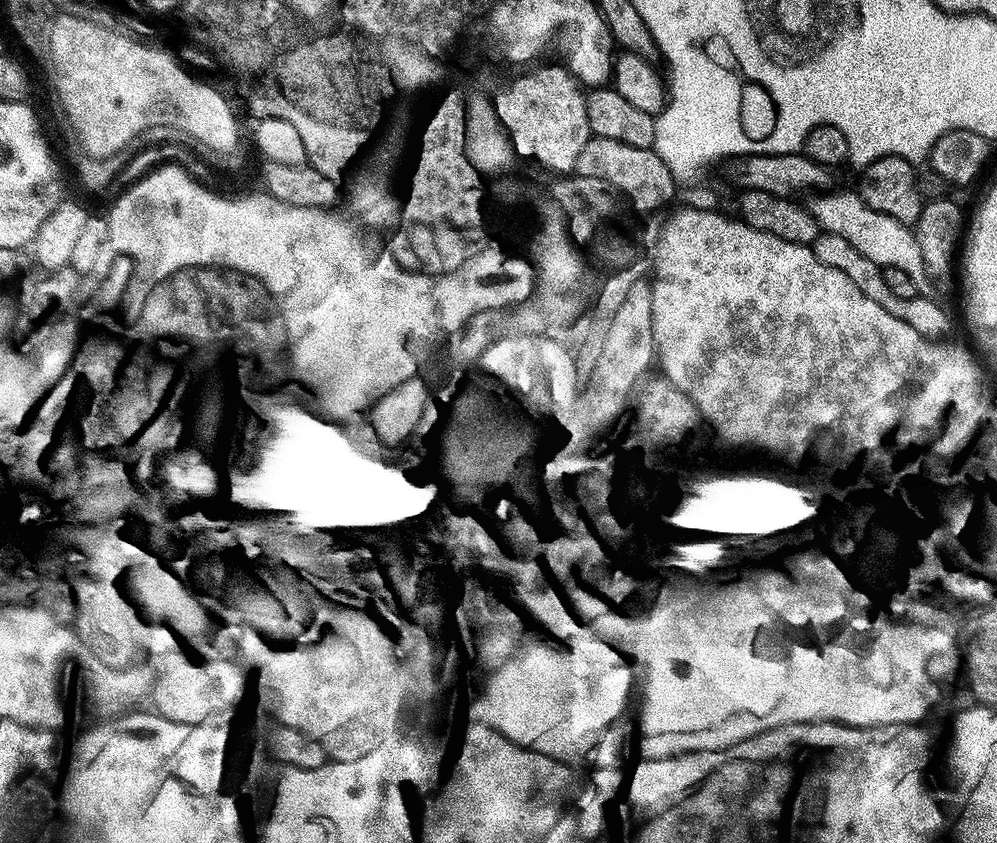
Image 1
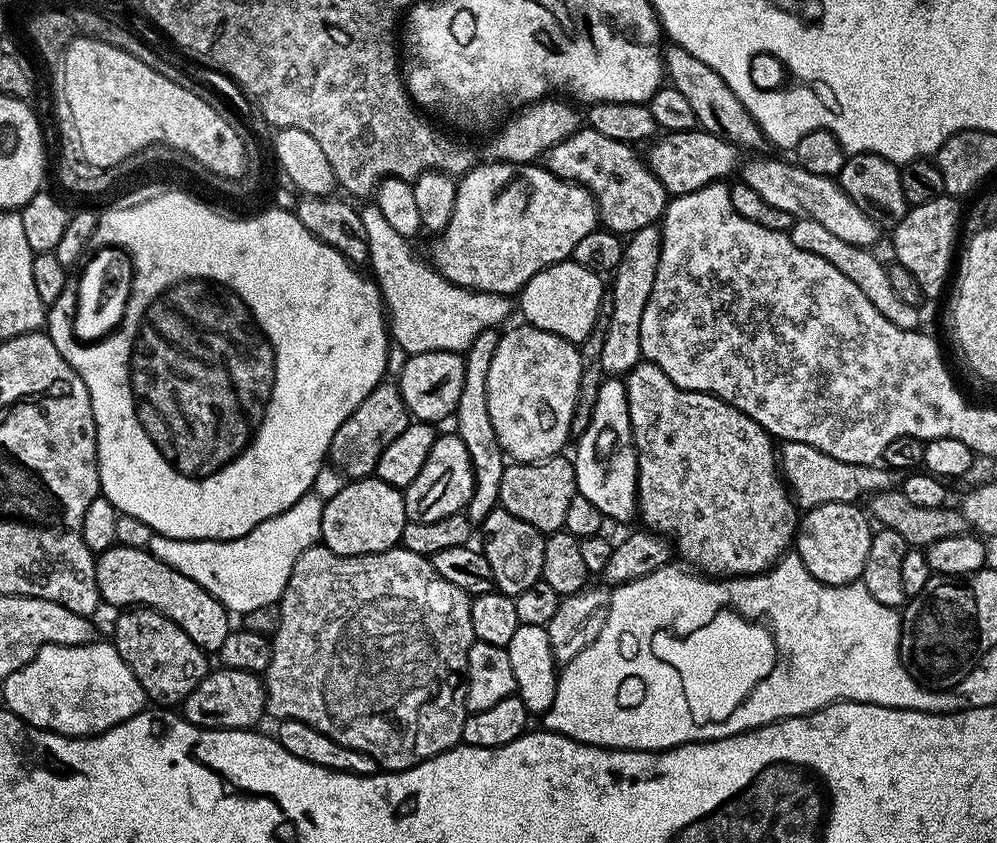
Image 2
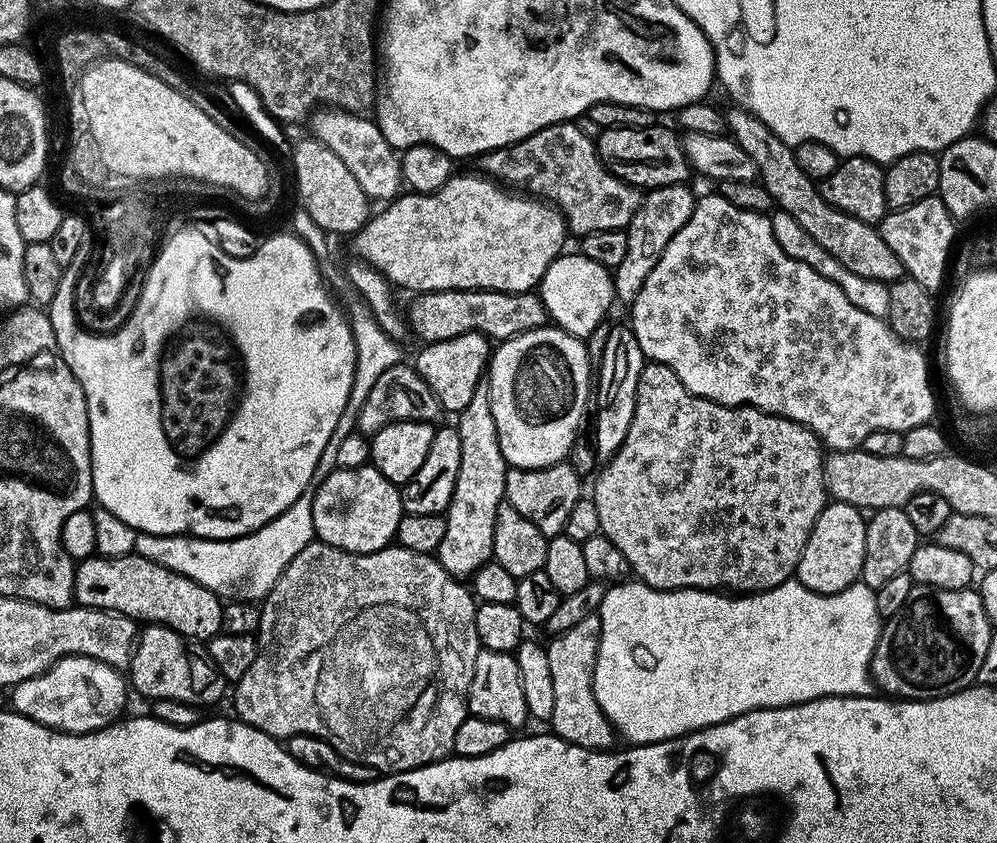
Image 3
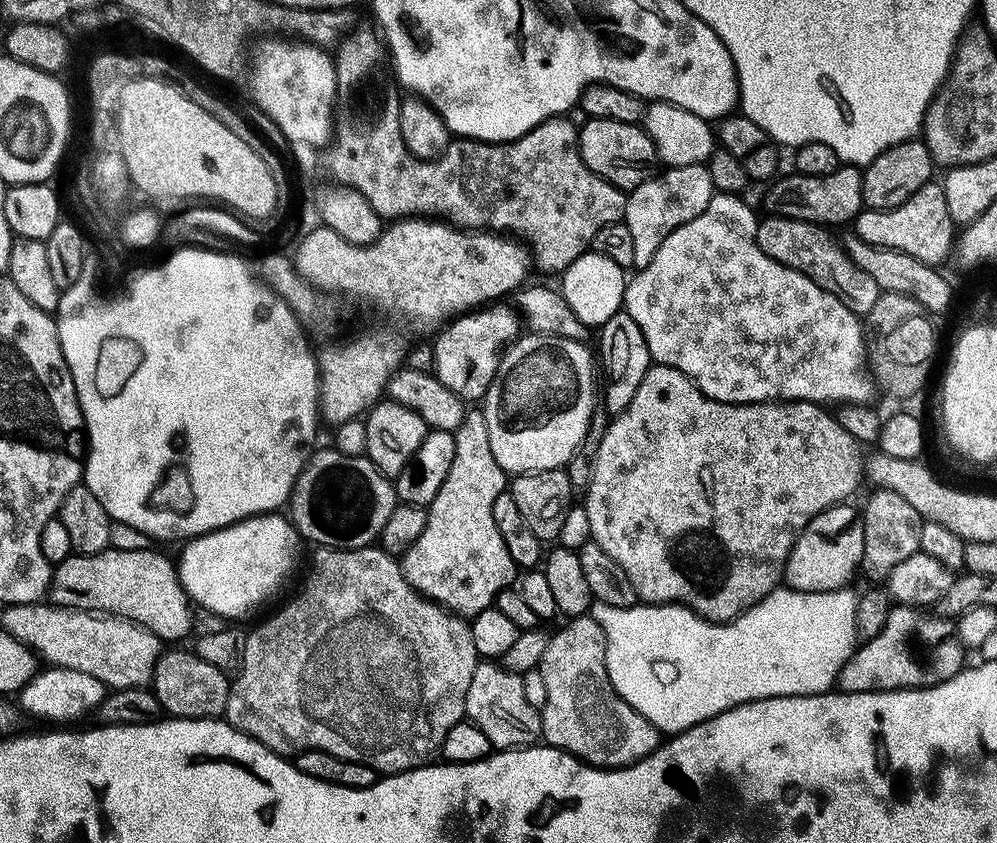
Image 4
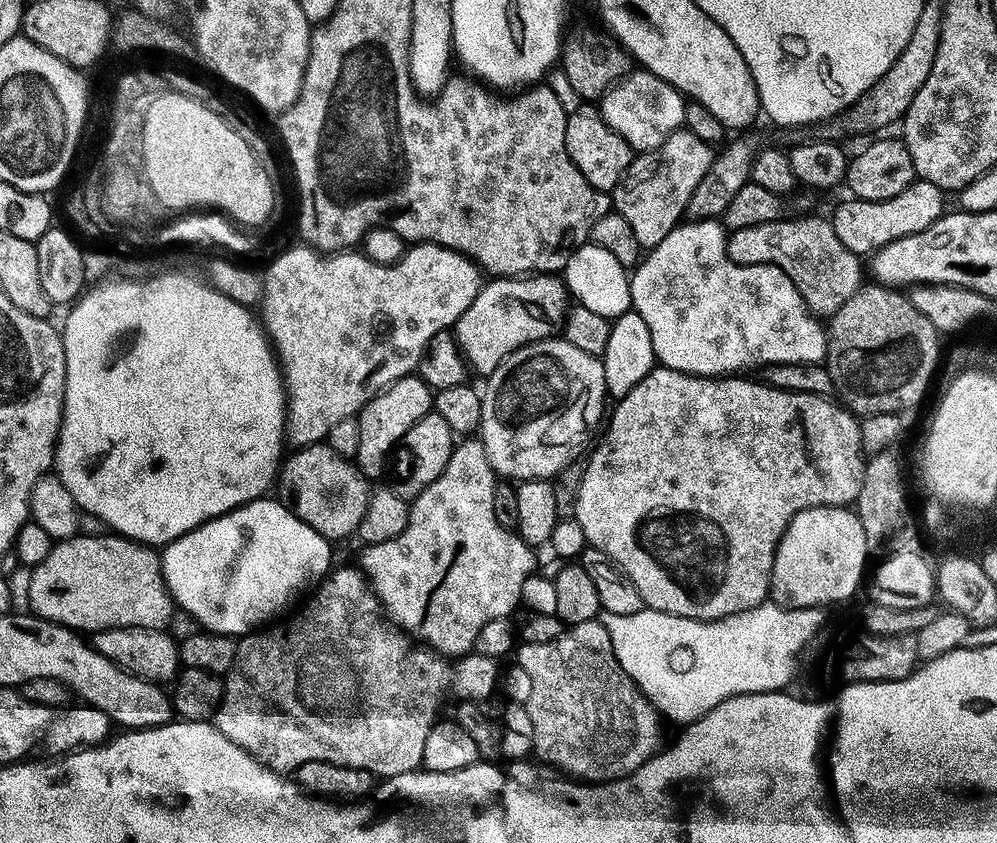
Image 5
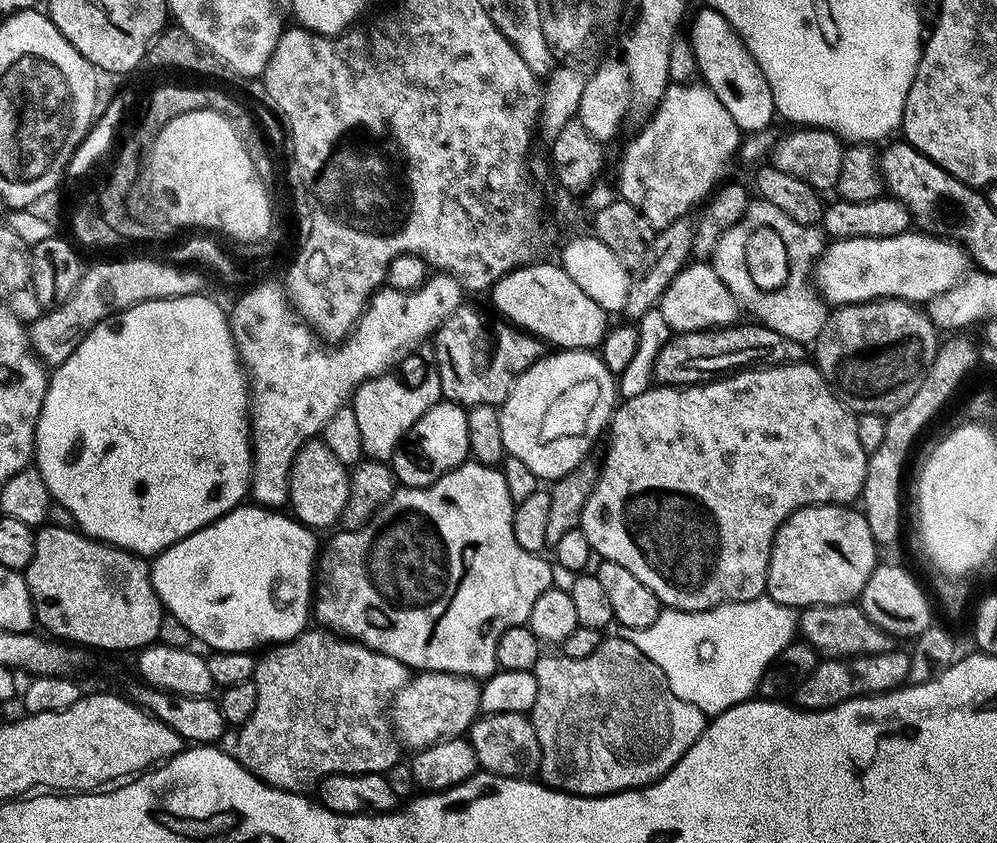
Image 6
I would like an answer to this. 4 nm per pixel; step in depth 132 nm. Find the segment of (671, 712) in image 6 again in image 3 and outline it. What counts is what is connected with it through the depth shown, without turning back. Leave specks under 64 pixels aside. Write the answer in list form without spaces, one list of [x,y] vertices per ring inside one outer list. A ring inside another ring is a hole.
[[[599,615],[590,616],[578,622],[578,626],[566,630],[566,634],[558,634],[547,641],[550,679],[554,682],[554,714],[550,727],[555,735],[571,744],[577,744],[583,748],[608,750],[615,745],[612,743],[618,740],[618,733],[598,706],[598,698],[594,696],[592,679],[599,645]]]

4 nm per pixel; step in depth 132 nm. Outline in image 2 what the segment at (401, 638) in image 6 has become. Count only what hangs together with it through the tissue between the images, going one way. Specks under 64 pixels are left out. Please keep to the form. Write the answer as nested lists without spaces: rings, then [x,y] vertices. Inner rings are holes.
[[[496,328],[482,330],[468,350],[463,353],[464,385],[462,398],[458,398],[458,406],[454,413],[456,420],[455,435],[466,442],[466,454],[470,454],[470,462],[474,470],[474,494],[468,503],[466,515],[472,522],[483,522],[486,514],[500,503],[500,487],[502,474],[506,467],[506,453],[498,442],[498,434],[494,434],[494,422],[490,422],[490,406],[488,405],[488,375],[490,362],[494,362],[494,350],[498,350],[501,333]]]

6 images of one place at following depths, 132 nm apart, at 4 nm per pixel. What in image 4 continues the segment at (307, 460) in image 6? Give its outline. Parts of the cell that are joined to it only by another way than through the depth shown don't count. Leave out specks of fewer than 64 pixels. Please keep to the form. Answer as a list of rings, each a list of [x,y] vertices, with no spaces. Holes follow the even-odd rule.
[[[328,446],[321,452],[320,449],[313,451],[304,469],[298,474],[290,497],[290,519],[301,537],[305,541],[313,540],[313,545],[326,548],[366,548],[379,541],[382,526],[386,526],[397,503],[393,481],[383,476],[367,455],[342,454],[334,446]]]

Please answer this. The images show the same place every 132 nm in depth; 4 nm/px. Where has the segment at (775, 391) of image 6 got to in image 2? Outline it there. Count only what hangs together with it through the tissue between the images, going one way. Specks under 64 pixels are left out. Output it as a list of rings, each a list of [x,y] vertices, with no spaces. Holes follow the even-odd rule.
[[[647,362],[632,367],[624,388],[628,392],[632,440],[636,443],[638,516],[644,519],[643,527],[667,538],[675,555],[681,556],[689,569],[709,578],[757,576],[777,564],[793,547],[798,505],[784,483],[778,448],[767,430],[717,396],[678,387],[658,366]]]

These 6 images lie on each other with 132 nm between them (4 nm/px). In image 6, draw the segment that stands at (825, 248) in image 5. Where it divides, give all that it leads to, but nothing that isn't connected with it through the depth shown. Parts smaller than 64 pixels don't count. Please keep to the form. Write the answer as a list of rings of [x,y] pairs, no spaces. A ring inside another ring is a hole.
[[[760,198],[757,201],[757,204],[756,201],[749,203],[744,217],[734,226],[730,226],[730,230],[726,230],[722,238],[718,238],[718,246],[710,257],[710,263],[715,268],[720,281],[726,286],[728,293],[732,295],[732,299],[743,307],[745,304],[756,315],[753,317],[770,322],[774,331],[786,338],[794,338],[794,342],[805,346],[811,345],[828,325],[829,305],[819,295],[813,294],[804,304],[805,312],[795,312],[796,304],[792,300],[804,300],[808,296],[808,284],[810,288],[810,277],[813,275],[814,265],[826,247],[825,233],[816,226],[800,225],[790,218],[789,214],[784,213],[782,209],[766,199]],[[756,224],[769,225],[781,236],[788,251],[788,277],[783,287],[776,291],[759,290],[752,281],[751,272],[748,269],[750,241],[756,235]]]

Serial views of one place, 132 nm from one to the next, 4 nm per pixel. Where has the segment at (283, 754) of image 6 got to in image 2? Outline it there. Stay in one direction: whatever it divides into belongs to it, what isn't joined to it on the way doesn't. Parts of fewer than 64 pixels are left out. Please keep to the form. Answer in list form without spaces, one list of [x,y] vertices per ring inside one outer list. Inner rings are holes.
[[[322,542],[302,550],[298,562],[294,562],[294,570],[290,570],[290,578],[278,601],[281,621],[278,622],[276,632],[270,636],[272,657],[270,666],[262,673],[267,715],[273,716],[273,721],[276,722],[281,720],[306,722],[306,726],[314,726],[314,730],[326,734],[326,738],[334,738],[334,742],[342,746],[350,746],[354,750],[370,754],[370,758],[374,758],[377,766],[390,772],[405,772],[408,768],[418,766],[423,760],[448,752],[461,743],[462,726],[470,715],[464,701],[464,686],[468,670],[468,651],[477,641],[474,622],[470,622],[472,602],[473,597],[467,592],[458,590],[454,582],[446,582],[446,578],[442,578],[442,574],[434,570],[429,557],[414,554],[402,546],[361,556],[334,554],[334,550],[330,550]]]

